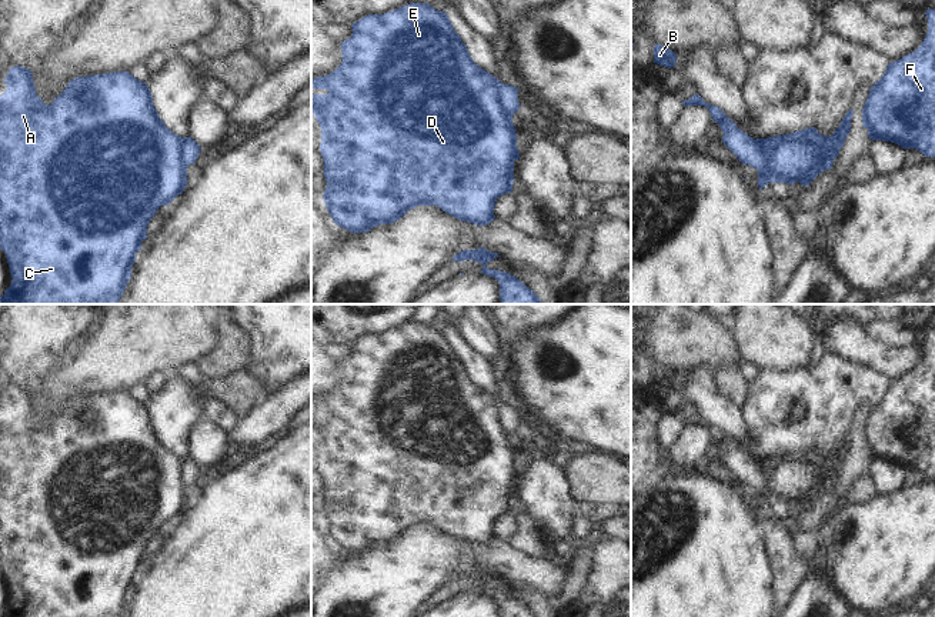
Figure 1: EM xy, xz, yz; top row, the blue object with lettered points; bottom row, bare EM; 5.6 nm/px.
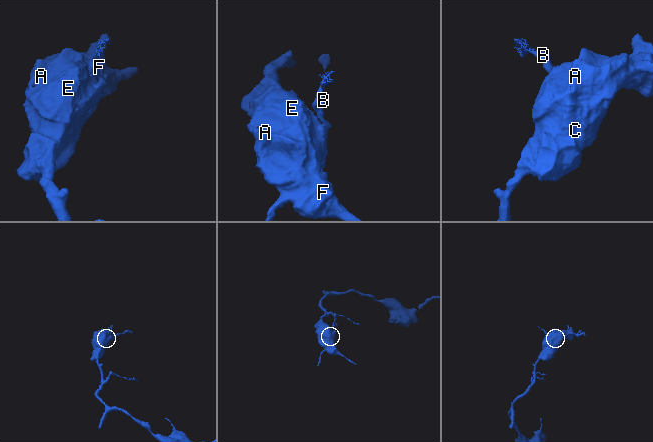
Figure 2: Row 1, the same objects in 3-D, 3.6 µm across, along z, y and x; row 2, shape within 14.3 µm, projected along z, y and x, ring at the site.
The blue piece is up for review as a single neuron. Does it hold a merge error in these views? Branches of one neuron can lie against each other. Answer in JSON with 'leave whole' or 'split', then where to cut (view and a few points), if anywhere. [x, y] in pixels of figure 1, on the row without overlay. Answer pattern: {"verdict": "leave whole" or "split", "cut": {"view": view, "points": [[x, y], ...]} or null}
{"verdict": "split", "cut": {"view": "yz", "points": [[754, 460], [754, 467], [764, 479], [764, 489], [780, 502]]}}

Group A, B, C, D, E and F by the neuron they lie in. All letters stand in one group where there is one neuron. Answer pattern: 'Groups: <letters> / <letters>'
Groups: A C D E F / B

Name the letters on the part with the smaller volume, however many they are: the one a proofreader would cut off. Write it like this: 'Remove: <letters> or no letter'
Remove: B

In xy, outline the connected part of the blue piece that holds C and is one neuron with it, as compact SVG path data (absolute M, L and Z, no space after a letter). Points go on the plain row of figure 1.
M21 386L10 387L4 404L7 410L0 416L0 568L7 577L7 583L11 594L11 604L1 617L121 617L127 601L131 598L131 586L136 583L136 573L141 570L141 561L147 558L147 546L160 526L168 526L183 510L187 507L187 481L183 474L187 471L187 466L183 457L174 454L166 447L164 441L158 437L157 430L153 426L153 416L147 407L147 403L137 400L128 391L114 391L94 396L76 397L70 400L67 407L60 416L54 418L51 424L44 424L43 418L37 416L33 394L29 388Z

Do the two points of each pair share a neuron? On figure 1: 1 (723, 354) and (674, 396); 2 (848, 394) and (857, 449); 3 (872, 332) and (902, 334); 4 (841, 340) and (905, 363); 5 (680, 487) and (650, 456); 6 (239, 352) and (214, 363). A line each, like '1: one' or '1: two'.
1: two
2: two
3: one
4: one
5: two
6: one

